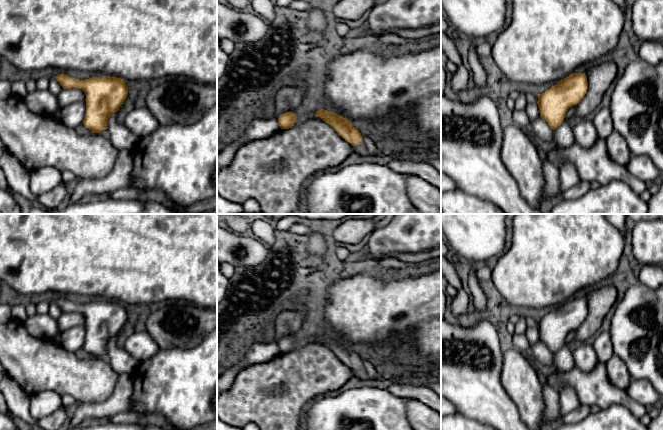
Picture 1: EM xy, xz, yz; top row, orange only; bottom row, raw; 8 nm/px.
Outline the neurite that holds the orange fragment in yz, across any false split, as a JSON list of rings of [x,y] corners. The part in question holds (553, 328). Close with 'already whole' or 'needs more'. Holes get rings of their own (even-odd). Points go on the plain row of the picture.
[[[573,297],[556,309],[538,318],[540,341],[552,354],[560,350],[568,333],[577,329],[585,320],[588,305],[585,297]]] | already whole

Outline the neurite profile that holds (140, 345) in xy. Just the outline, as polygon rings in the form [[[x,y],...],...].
[[[143,328],[130,335],[123,348],[139,363],[148,360],[160,350],[154,339]]]

